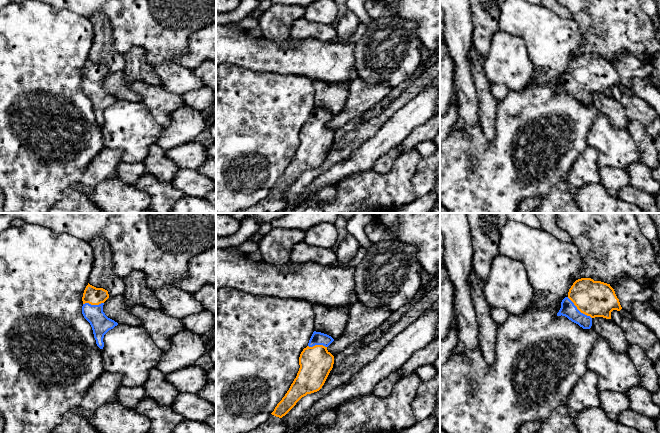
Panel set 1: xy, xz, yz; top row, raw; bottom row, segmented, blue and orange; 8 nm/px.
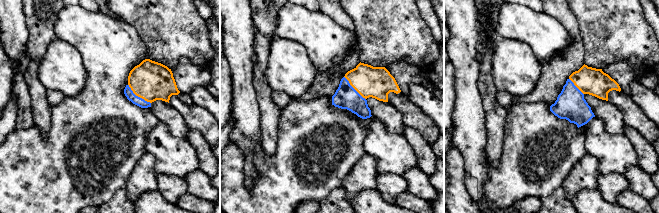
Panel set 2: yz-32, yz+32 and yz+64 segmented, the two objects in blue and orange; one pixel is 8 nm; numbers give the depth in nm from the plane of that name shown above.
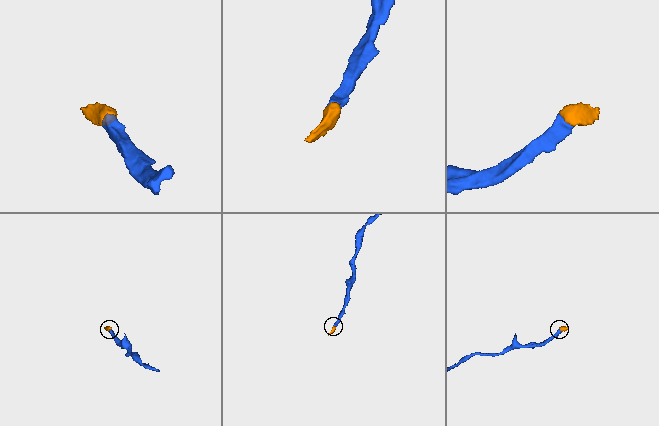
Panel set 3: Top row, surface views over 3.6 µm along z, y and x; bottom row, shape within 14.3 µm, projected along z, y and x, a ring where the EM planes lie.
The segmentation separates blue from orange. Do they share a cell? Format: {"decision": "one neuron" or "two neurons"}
{"decision": "one neuron"}

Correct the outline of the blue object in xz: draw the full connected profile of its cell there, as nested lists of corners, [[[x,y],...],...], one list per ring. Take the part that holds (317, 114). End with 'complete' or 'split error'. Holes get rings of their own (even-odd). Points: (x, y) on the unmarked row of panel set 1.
[[[314,107],[308,122],[299,133],[299,147],[289,166],[277,180],[269,195],[247,209],[238,213],[279,213],[287,206],[281,195],[296,179],[307,170],[319,167],[333,144],[334,132],[327,123],[334,115],[324,109]]]; split error

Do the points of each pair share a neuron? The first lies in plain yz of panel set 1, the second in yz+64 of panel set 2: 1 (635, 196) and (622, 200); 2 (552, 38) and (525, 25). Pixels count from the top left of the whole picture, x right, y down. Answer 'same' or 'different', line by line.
1: same
2: same

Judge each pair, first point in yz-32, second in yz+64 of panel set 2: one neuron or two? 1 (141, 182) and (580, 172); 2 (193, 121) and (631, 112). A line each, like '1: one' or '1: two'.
1: one
2: one

